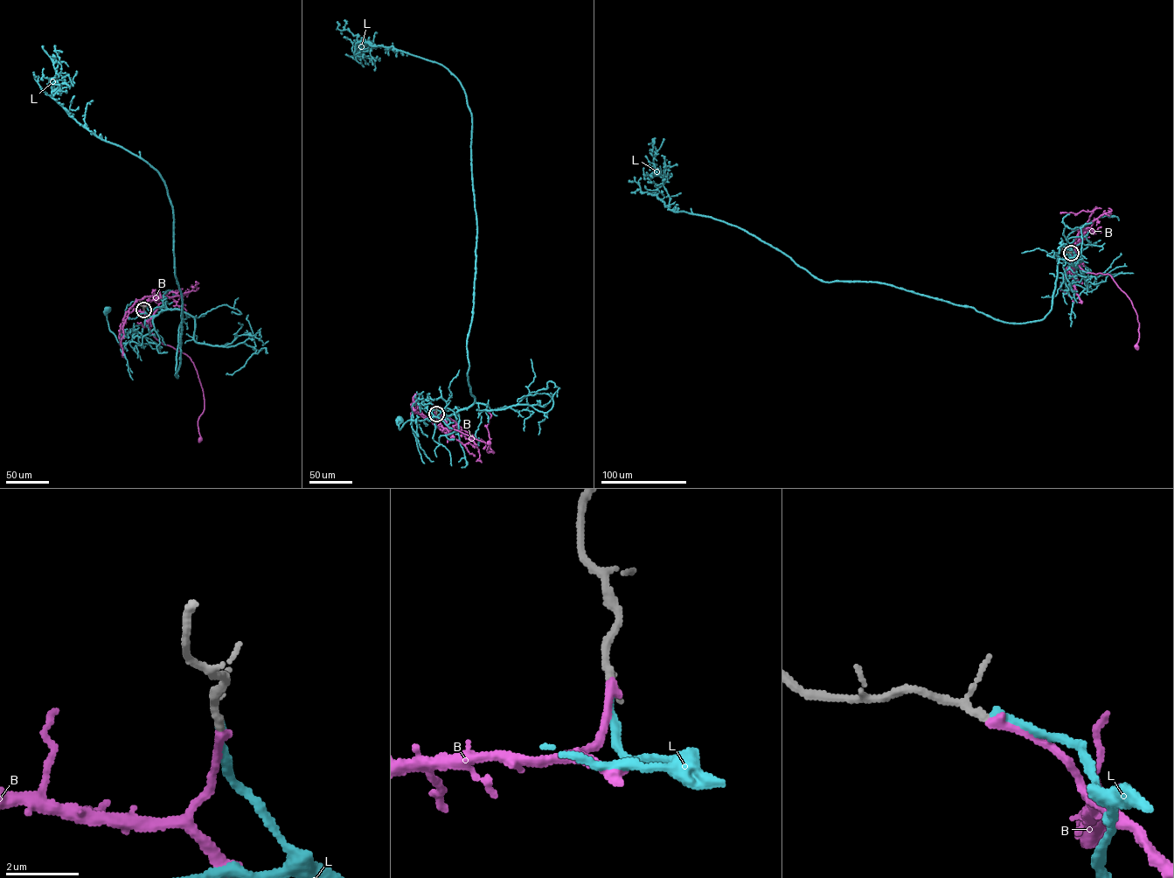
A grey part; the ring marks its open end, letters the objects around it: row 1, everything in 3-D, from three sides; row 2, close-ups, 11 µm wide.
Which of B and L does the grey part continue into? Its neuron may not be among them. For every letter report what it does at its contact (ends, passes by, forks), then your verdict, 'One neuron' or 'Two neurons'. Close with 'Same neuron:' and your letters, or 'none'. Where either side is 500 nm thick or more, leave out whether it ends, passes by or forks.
B: It ends there. One neuron
L: It ends there. Two neurons
Same neuron: B

